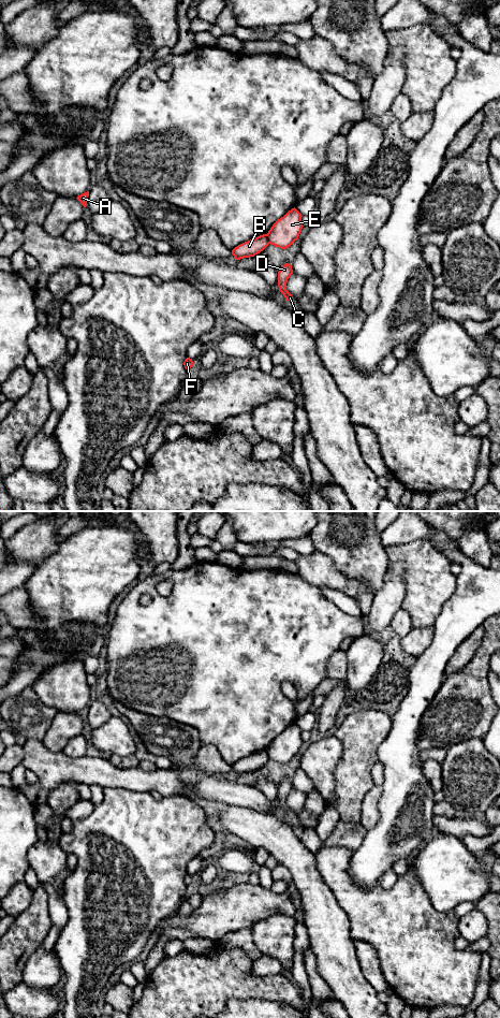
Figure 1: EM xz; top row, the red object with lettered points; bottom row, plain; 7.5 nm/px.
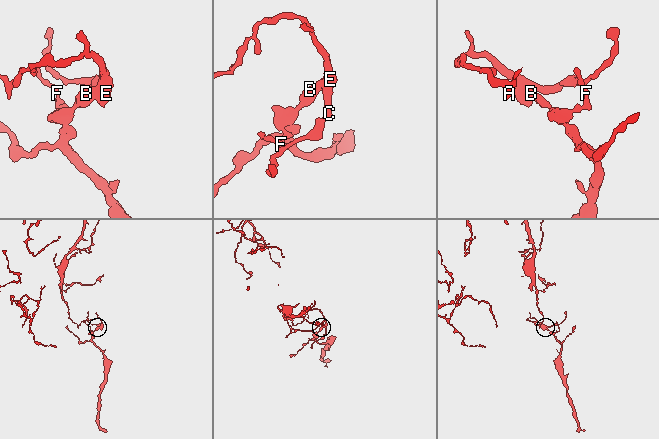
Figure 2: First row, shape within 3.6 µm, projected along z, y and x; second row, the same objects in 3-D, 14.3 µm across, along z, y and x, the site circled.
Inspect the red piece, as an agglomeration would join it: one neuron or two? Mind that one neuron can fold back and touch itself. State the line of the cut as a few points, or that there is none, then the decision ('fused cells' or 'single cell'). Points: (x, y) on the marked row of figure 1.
cut xz (265, 234), (269, 243); fused cells

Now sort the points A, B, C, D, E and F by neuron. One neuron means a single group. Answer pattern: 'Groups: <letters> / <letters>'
Groups: A C D E / B F

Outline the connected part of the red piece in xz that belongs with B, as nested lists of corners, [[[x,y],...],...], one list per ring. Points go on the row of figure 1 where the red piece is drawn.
[[[263,234],[238,245],[232,250],[232,254],[236,260],[254,257],[263,251],[268,245],[268,238],[266,234]]]

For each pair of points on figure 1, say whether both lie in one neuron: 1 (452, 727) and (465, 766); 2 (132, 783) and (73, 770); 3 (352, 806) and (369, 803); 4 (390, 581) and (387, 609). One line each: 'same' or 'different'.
1: different
2: same
3: different
4: same

